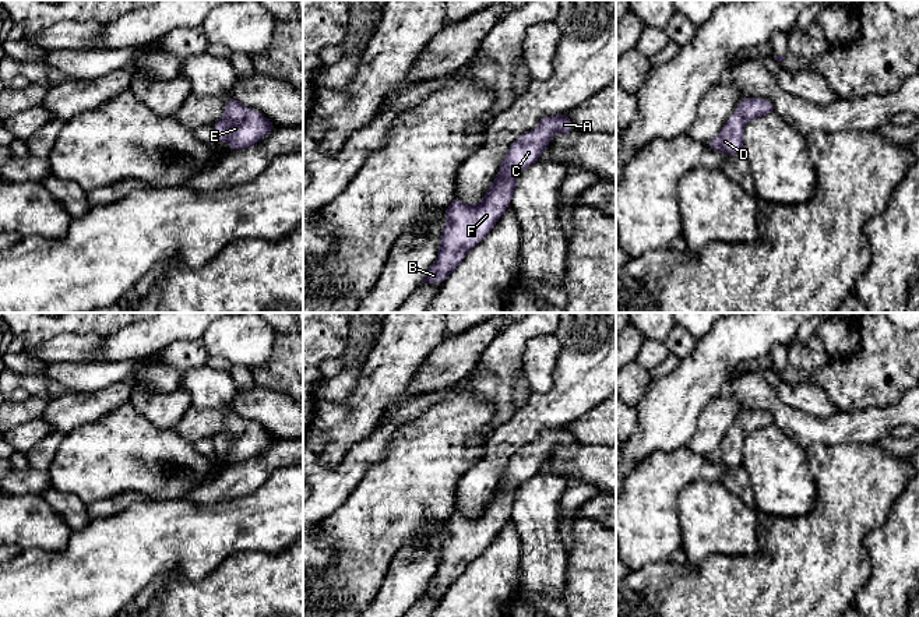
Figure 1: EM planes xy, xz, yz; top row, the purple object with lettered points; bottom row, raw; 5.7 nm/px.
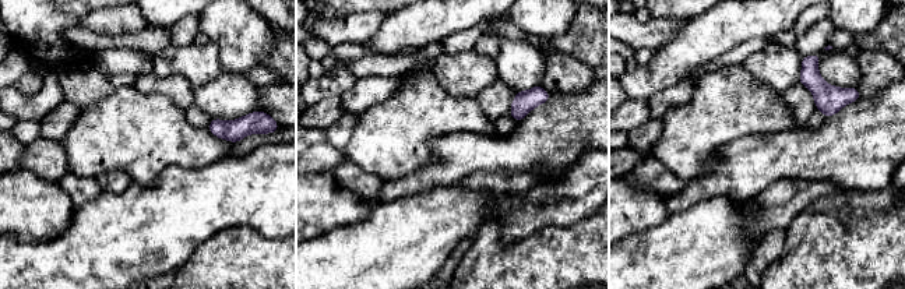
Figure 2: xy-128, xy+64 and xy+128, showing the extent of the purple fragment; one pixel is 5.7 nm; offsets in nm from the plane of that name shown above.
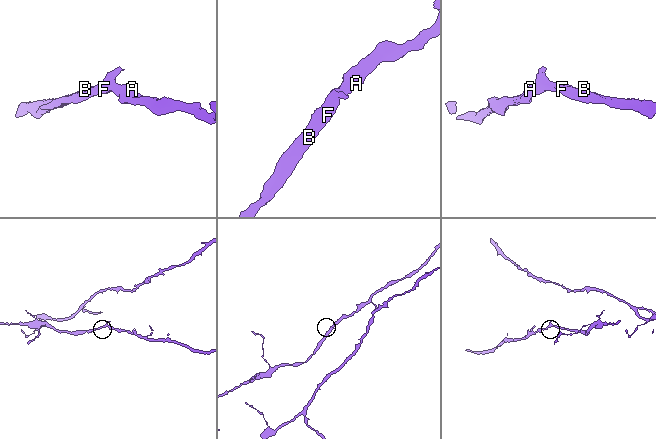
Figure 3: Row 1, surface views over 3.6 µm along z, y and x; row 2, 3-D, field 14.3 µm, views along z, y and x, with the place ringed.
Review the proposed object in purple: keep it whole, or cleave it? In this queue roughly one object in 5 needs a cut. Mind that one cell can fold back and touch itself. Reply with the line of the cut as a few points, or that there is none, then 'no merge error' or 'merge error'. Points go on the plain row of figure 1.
cut none; no merge error

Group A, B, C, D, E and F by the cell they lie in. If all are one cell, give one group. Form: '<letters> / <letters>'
A B C D E F

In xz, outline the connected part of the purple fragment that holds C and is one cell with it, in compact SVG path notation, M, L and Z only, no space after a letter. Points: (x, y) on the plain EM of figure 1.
M567 426L543 429L535 443L522 447L510 458L490 501L478 516L466 518L457 510L451 514L446 522L437 571L426 583L422 596L443 596L510 519L518 487L538 473L554 445L573 443Z

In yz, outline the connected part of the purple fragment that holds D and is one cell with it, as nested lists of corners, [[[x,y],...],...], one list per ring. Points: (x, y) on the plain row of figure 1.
[[[743,409],[735,426],[722,443],[712,452],[707,454],[707,458],[728,468],[742,465],[746,436],[771,424],[774,424],[774,419],[768,412]]]

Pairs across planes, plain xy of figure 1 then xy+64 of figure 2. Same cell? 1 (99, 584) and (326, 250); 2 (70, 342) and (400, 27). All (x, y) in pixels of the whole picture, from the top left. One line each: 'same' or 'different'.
1: same
2: different

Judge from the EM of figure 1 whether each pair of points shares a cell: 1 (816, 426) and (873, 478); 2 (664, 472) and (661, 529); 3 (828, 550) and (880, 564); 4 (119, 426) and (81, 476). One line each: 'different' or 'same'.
1: different
2: same
3: different
4: same

